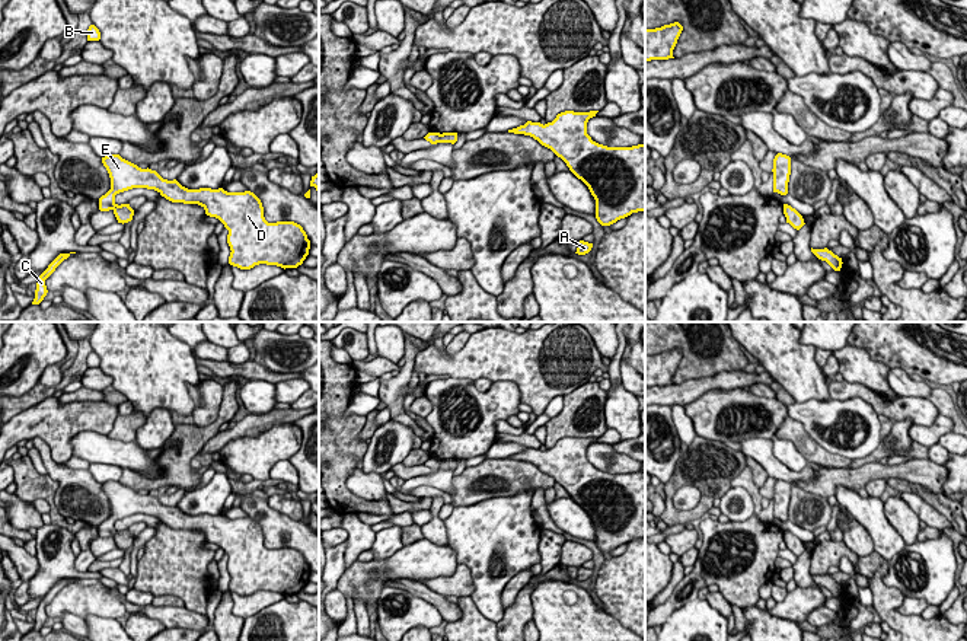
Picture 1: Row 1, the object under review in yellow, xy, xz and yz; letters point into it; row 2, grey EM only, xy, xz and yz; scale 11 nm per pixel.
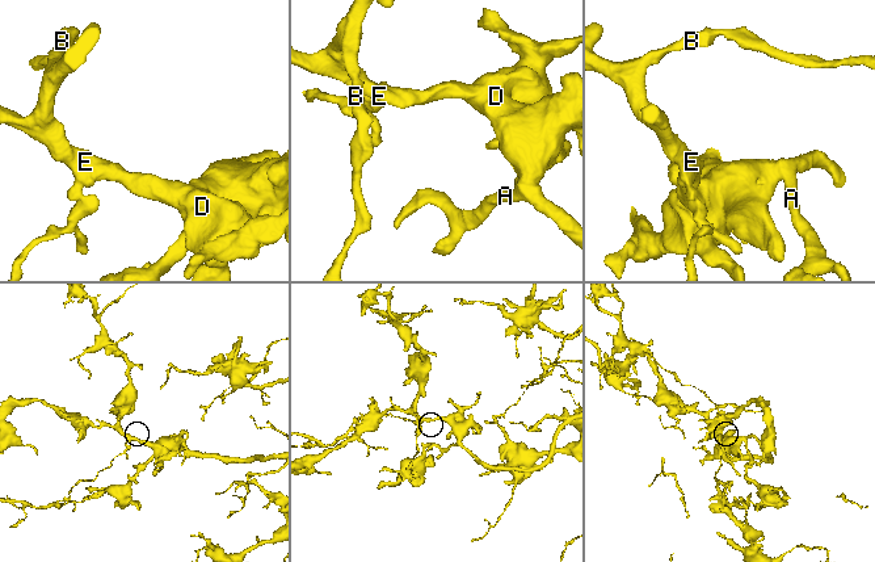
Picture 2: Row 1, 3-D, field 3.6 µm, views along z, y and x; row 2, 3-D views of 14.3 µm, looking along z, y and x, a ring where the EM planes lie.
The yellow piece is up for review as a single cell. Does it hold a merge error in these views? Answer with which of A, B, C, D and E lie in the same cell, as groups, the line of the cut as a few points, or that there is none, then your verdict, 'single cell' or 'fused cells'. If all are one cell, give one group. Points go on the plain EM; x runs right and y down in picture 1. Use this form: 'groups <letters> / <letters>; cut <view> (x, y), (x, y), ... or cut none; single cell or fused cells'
groups A B D E / C; cut xz (441, 461), (437, 468); fused cells

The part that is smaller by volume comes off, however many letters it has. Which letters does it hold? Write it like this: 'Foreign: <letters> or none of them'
Foreign: C

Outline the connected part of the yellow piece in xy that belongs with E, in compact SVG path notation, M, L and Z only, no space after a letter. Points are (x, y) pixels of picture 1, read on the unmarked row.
M119 481L102 484L111 516L99 524L99 536L115 535L115 522L133 514L157 517L172 529L198 530L229 557L229 590L240 596L267 590L297 594L309 581L310 567L294 548L268 549L261 526L250 517L227 519L223 514L188 516L176 506L163 506L156 497L141 495Z

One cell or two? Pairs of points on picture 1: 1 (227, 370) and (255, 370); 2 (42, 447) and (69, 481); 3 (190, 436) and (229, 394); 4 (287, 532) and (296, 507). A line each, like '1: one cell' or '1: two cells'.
1: one cell
2: one cell
3: one cell
4: two cells

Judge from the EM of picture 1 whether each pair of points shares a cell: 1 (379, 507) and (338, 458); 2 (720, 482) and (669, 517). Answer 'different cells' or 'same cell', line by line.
1: same cell
2: same cell

